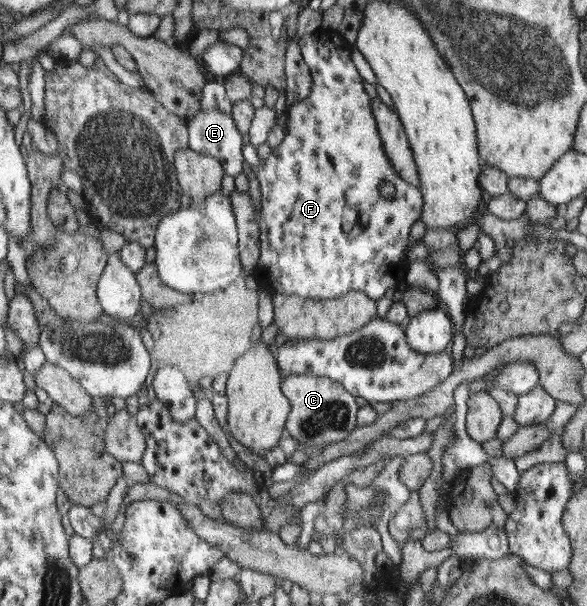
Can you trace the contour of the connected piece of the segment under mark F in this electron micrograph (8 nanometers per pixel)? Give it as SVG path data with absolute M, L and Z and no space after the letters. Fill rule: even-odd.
M319 28L319 29L317 29L317 30L316 30L316 31L315 31L315 32L314 32L314 33L312 33L312 34L311 34L311 35L303 35L303 36L302 36L302 37L300 37L300 38L299 38L299 40L298 40L298 41L297 41L297 43L298 43L298 44L299 44L299 48L300 48L300 52L301 52L301 56L302 56L302 58L303 58L303 60L304 60L304 62L305 62L305 64L306 64L306 65L307 65L307 66L308 66L308 69L309 69L309 72L310 72L310 74L311 74L311 75L312 75L312 89L310 89L310 95L308 95L308 97L307 97L307 98L304 98L304 100L300 100L300 102L296 102L296 104L292 104L292 106L290 106L290 107L287 107L287 108L286 108L286 111L287 111L287 115L288 115L288 120L287 120L287 123L286 123L286 128L285 128L285 137L284 137L284 138L283 138L283 139L282 139L282 142L281 142L281 143L280 143L280 144L278 144L278 146L275 146L275 147L274 147L274 148L273 148L273 149L272 149L272 153L271 153L271 154L270 154L270 156L268 156L268 158L266 158L266 160L264 160L264 162L263 162L263 163L260 163L260 164L258 164L258 161L257 161L257 154L256 154L256 153L255 153L255 150L256 150L256 148L254 148L254 147L253 147L253 146L252 146L252 145L251 145L251 144L250 144L250 143L248 143L248 144L246 144L246 145L243 145L243 158L244 158L244 159L245 159L245 161L246 161L246 164L247 164L247 163L248 163L248 164L249 164L249 165L250 165L250 169L252 169L252 173L254 173L254 174L255 174L255 177L256 177L256 178L257 178L257 179L258 179L258 182L259 182L259 183L260 183L260 190L261 190L261 205L262 205L262 209L261 209L261 216L260 216L260 223L259 223L259 231L260 231L260 232L261 232L261 233L260 233L260 236L259 236L259 237L260 237L260 240L261 240L261 245L260 245L260 256L259 256L259 262L258 262L258 264L257 264L257 265L258 265L258 266L260 266L260 274L262 274L262 276L264 276L264 282L266 282L266 284L268 284L268 286L270 286L270 288L272 288L272 290L274 290L274 291L275 291L275 292L276 292L276 293L280 293L280 294L294 294L294 295L295 295L295 296L298 296L298 297L301 297L301 298L304 298L304 299L322 299L322 300L324 300L324 299L338 299L338 297L342 297L342 296L343 296L343 295L346 295L346 294L349 294L349 292L350 292L350 291L354 291L354 290L358 290L358 291L360 291L360 292L362 292L362 291L364 291L364 292L365 292L365 293L366 293L366 294L367 294L367 296L368 296L368 297L370 297L370 298L373 298L373 300L378 300L378 301L379 301L379 300L380 300L380 299L382 299L382 297L384 297L384 296L385 296L385 295L384 295L384 294L386 294L386 292L388 292L388 288L392 288L392 286L395 286L395 287L398 287L398 286L400 286L400 284L403 284L403 283L401 283L401 282L399 282L399 285L397 285L397 284L396 284L396 276L398 276L398 274L396 274L396 272L398 272L398 268L396 268L396 266L398 266L398 264L400 264L400 262L404 262L404 250L406 250L406 246L408 246L408 234L410 234L410 228L412 228L412 224L414 224L414 222L416 222L416 220L418 220L418 219L420 219L420 218L421 218L421 214L422 214L422 209L423 209L423 207L424 207L424 206L425 206L425 201L424 201L424 197L423 197L423 196L422 196L422 193L421 193L421 190L420 190L420 189L419 189L419 188L418 188L418 187L415 187L415 186L414 186L414 185L411 185L411 184L410 184L410 183L407 183L407 182L406 182L406 180L404 180L404 179L403 179L403 178L402 178L402 176L400 176L400 175L399 175L399 174L398 174L398 173L397 173L397 172L396 172L396 169L394 169L394 168L393 168L393 166L392 166L392 165L391 165L391 164L390 164L390 161L389 161L389 158L388 158L388 157L387 157L387 156L386 156L386 153L385 153L385 148L384 148L384 147L383 147L383 140L382 140L382 139L381 139L381 133L380 133L380 132L379 132L379 128L376 128L376 122L374 122L374 117L375 117L375 116L374 116L374 115L373 115L373 110L370 110L370 96L368 96L368 94L366 94L366 90L364 90L364 86L362 86L362 78L360 78L360 74L358 74L358 70L356 70L356 66L354 66L354 64L352 64L352 60L350 60L350 48L352 48L352 45L350 45L350 46L348 46L348 42L346 42L346 39L345 39L345 38L344 38L344 37L342 37L342 36L341 36L341 34L340 34L340 33L338 33L338 32L337 32L337 30L334 30L334 29L325 29L325 28ZM383 182L392 182L392 184L394 184L394 185L395 185L395 187L396 187L396 195L394 195L394 197L393 197L393 198L392 198L392 199L384 199L384 197L382 197L382 195L380 195L380 191L379 191L379 187L378 187L378 186L379 186L379 185L380 185L380 184L381 184L381 183L383 183Z

